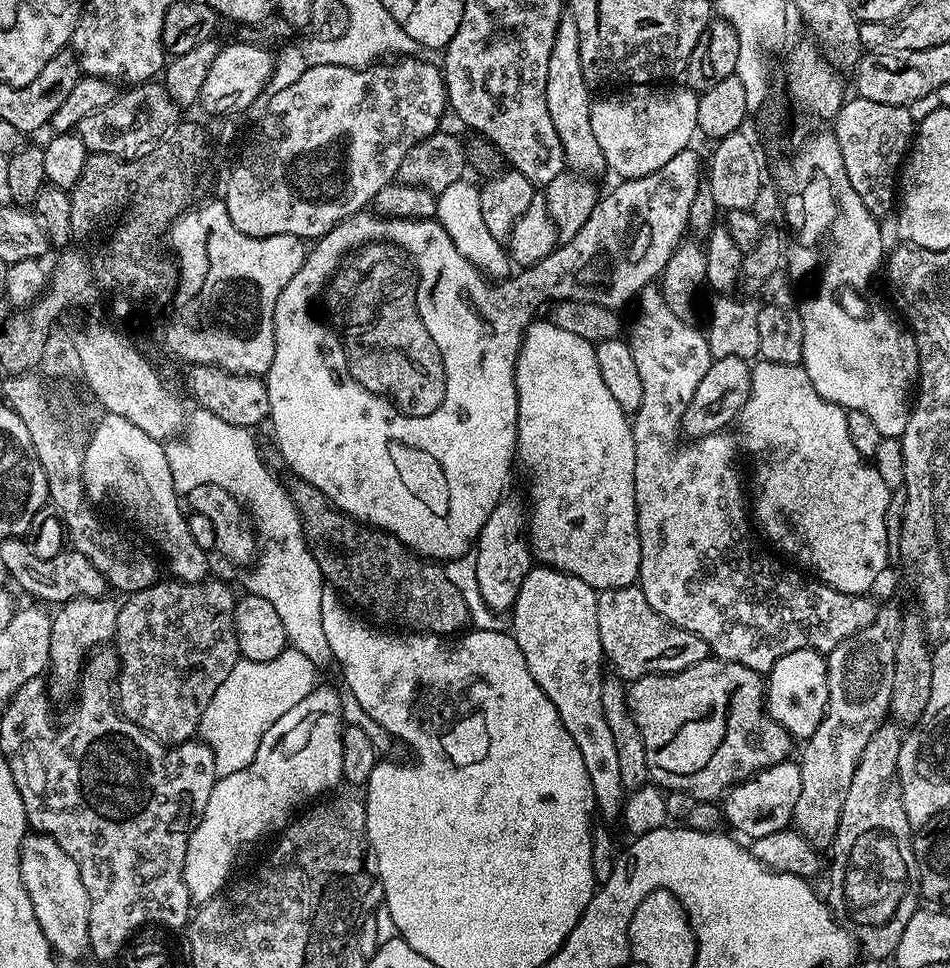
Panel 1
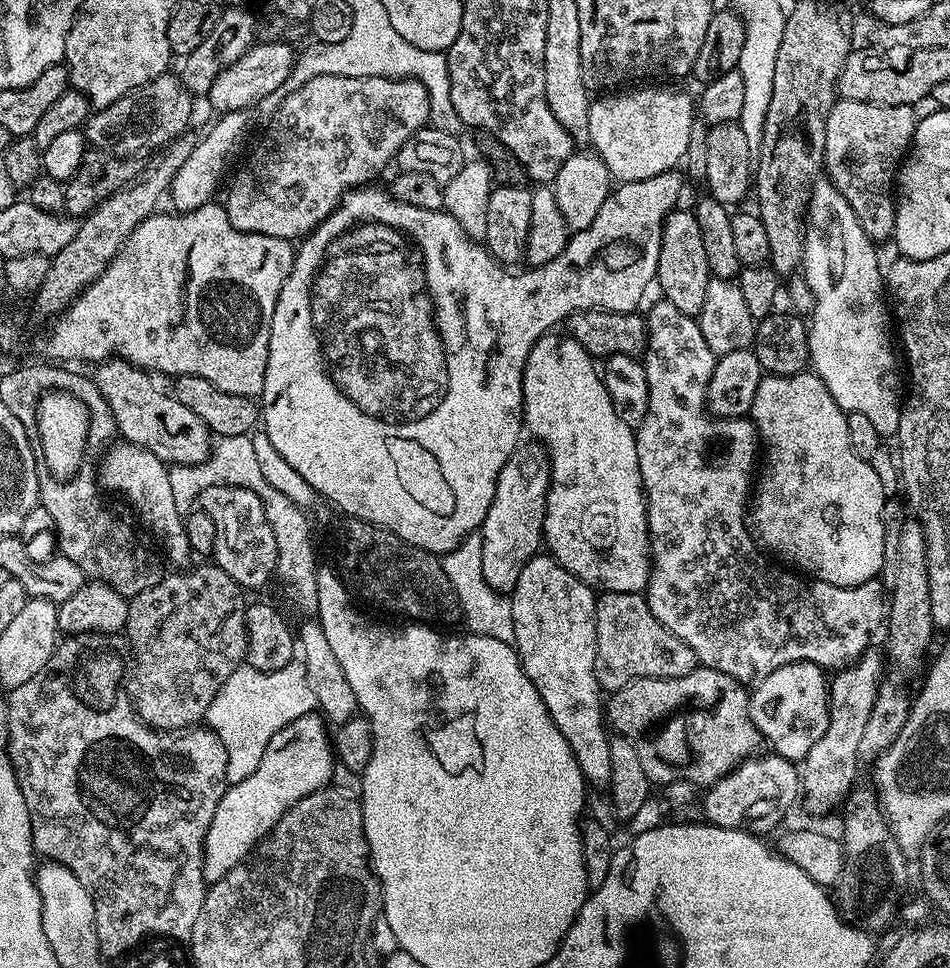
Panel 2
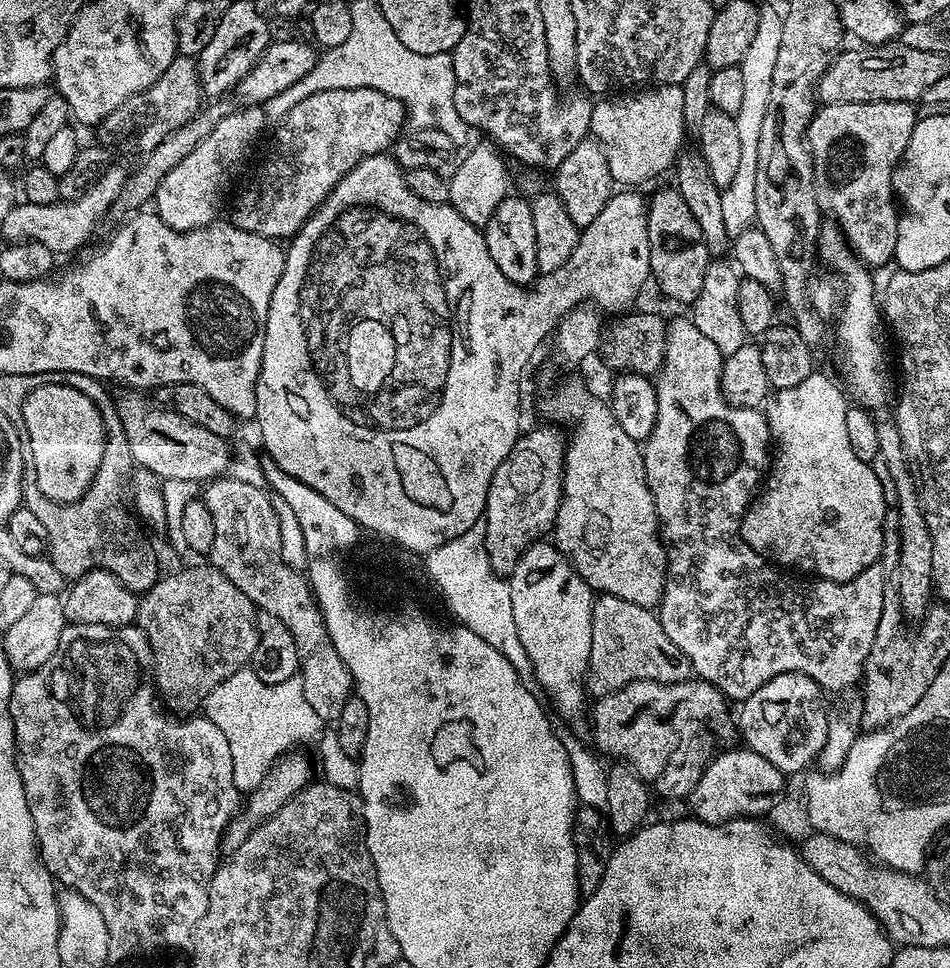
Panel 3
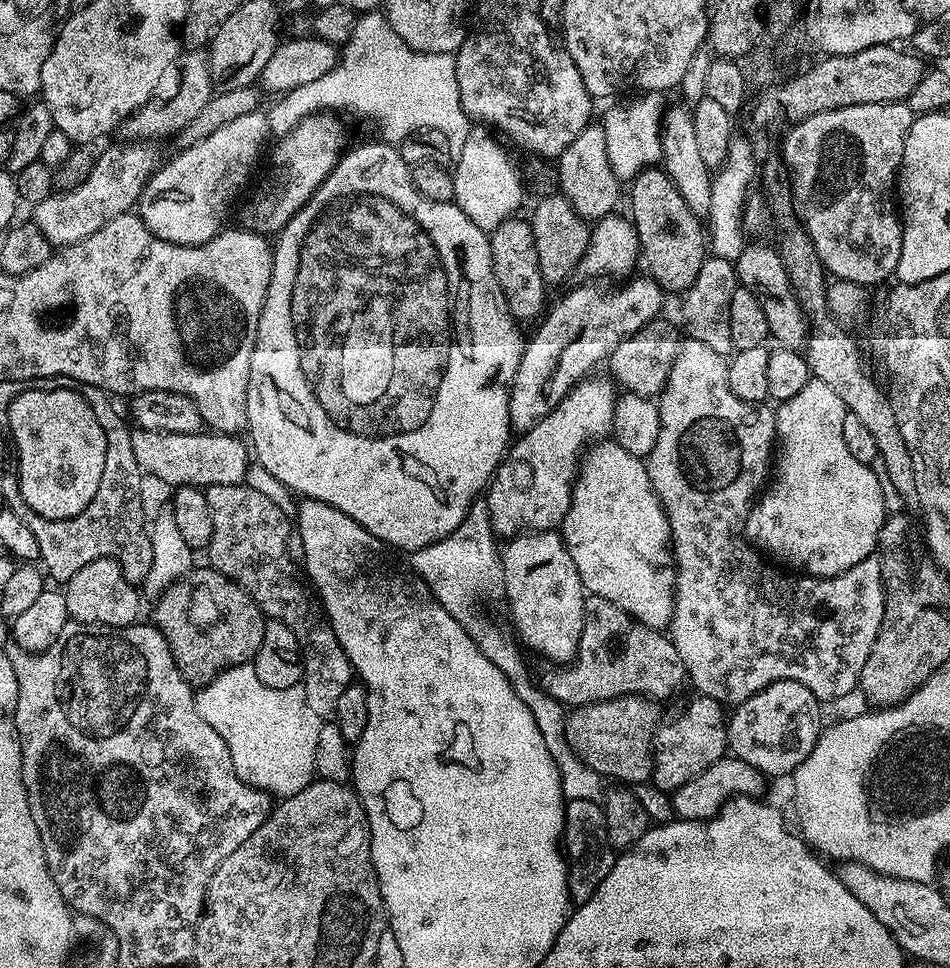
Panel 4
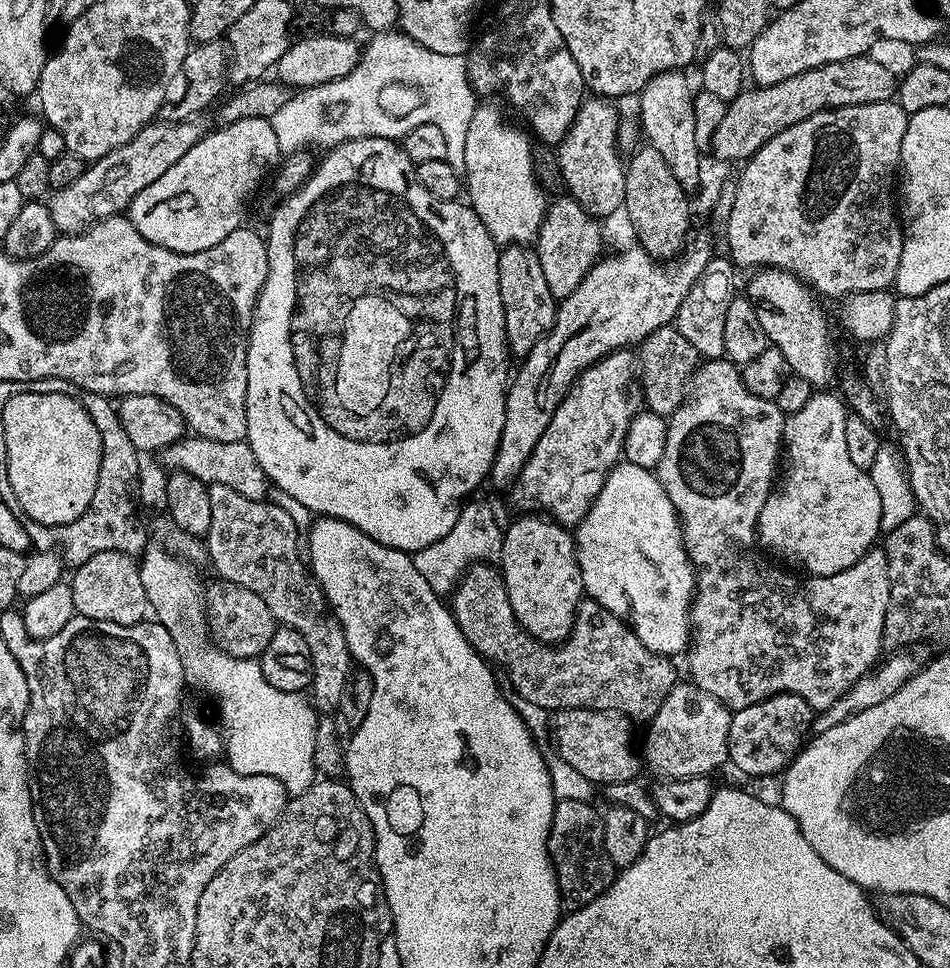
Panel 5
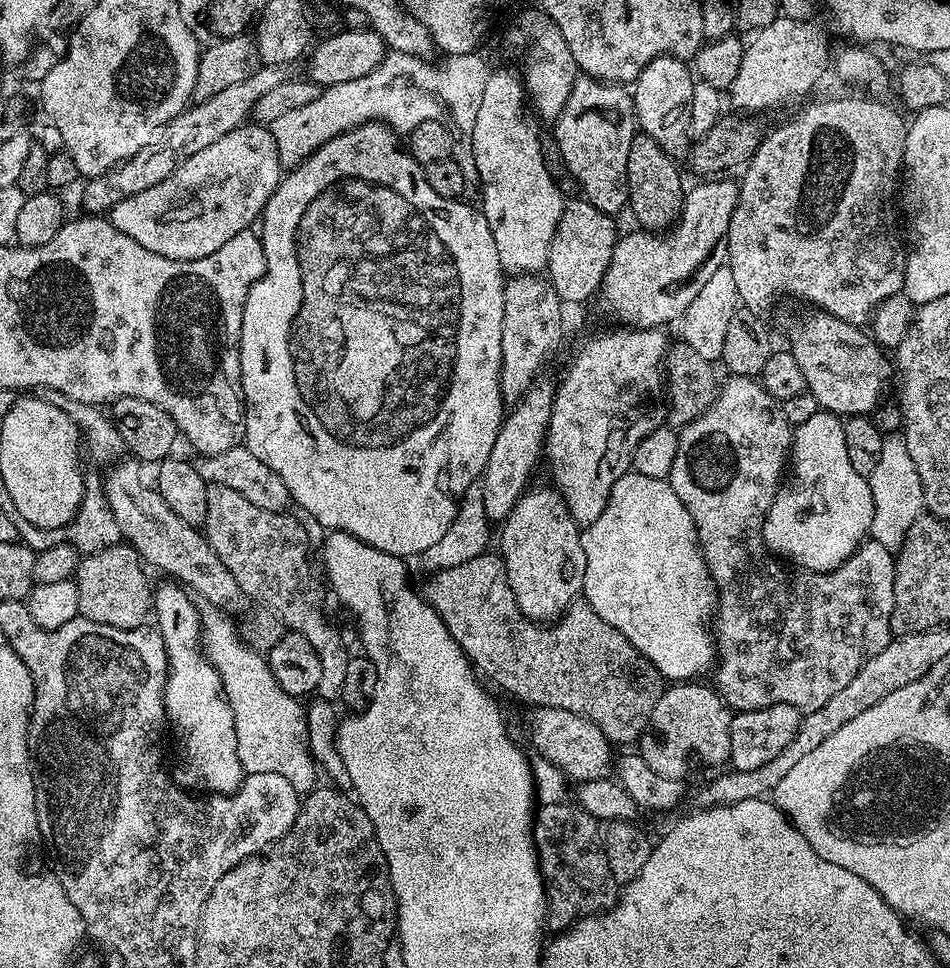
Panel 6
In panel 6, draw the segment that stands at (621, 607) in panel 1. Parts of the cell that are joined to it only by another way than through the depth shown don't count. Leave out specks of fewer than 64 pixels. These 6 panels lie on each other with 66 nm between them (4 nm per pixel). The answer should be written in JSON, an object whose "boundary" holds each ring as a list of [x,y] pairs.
{"boundary":[[[492,550],[478,554],[478,558],[470,558],[470,562],[433,572],[427,579],[428,604],[434,606],[438,618],[442,618],[454,642],[462,646],[477,673],[485,677],[488,675],[502,691],[509,692],[514,699],[521,700],[527,706],[557,708],[582,714],[582,718],[598,725],[613,745],[635,745],[639,741],[641,734],[648,728],[654,706],[658,706],[658,698],[665,690],[666,681],[627,638],[618,634],[614,626],[610,626],[610,622],[602,622],[602,618],[594,614],[587,600],[573,600],[564,615],[547,626],[528,620],[514,598],[514,590],[510,590],[503,556]]]}

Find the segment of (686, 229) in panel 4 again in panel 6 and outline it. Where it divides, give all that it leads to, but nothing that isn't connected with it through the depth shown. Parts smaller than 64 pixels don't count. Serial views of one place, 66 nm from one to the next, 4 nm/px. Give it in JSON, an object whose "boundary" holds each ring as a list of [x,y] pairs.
{"boundary":[[[638,134],[630,142],[630,158],[626,162],[628,175],[628,208],[641,229],[659,233],[672,227],[680,218],[686,184],[680,181],[677,161],[654,142],[654,138]]]}

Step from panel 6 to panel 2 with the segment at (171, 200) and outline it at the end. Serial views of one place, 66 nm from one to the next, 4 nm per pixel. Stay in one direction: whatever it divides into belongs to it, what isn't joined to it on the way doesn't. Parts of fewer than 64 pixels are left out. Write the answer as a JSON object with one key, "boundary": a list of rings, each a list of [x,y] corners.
{"boundary":[[[246,110],[232,111],[223,113],[217,120],[219,120],[204,137],[202,136],[196,143],[194,153],[186,158],[186,162],[182,162],[182,170],[178,170],[178,174],[174,174],[172,179],[172,186],[170,189],[170,197],[172,196],[172,204],[177,213],[190,212],[194,209],[200,208],[202,205],[209,203],[215,196],[214,192],[217,190],[220,182],[223,180],[230,164],[237,156],[248,132],[250,124],[250,115]]]}

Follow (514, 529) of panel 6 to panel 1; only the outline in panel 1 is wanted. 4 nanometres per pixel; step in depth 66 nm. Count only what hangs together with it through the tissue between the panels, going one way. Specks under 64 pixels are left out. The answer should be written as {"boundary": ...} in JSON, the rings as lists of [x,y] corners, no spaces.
{"boundary":[[[533,566],[526,578],[522,578],[522,590],[518,590],[518,598],[510,609],[510,635],[518,642],[518,650],[522,650],[522,658],[526,658],[530,674],[534,674],[534,682],[538,682],[538,686],[542,686],[542,694],[554,702],[554,710],[558,710],[558,718],[562,718],[566,734],[574,738],[574,746],[578,746],[578,754],[582,754],[582,762],[586,762],[599,817],[601,815],[605,823],[611,824],[623,813],[626,789],[620,777],[614,734],[610,734],[610,726],[606,726],[606,714],[602,710],[602,686],[606,673],[600,669],[605,659],[602,638],[598,638],[597,595],[597,589],[582,582],[582,578],[574,578],[557,568]]]}

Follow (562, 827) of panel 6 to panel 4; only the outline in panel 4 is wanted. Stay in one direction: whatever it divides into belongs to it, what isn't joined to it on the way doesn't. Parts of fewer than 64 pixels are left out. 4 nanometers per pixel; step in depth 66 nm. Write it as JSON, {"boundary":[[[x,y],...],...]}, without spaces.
{"boundary":[[[569,800],[564,806],[562,851],[568,866],[568,894],[577,905],[585,904],[610,874],[617,853],[607,840],[606,818],[603,807],[594,801]]]}

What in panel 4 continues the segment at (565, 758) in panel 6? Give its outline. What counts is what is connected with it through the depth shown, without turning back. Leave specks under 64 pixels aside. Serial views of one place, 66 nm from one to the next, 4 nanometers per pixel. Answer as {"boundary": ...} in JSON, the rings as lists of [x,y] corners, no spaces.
{"boundary":[[[619,696],[613,700],[603,700],[597,704],[576,706],[567,713],[568,741],[579,754],[586,766],[590,766],[604,778],[613,776],[614,781],[624,786],[645,783],[652,774],[652,741],[662,723],[661,705],[647,696]]]}

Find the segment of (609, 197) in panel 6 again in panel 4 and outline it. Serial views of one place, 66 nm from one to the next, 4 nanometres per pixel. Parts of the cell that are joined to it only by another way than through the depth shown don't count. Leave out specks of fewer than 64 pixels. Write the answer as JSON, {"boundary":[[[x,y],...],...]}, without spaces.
{"boundary":[[[603,123],[587,124],[582,134],[578,134],[578,138],[574,138],[574,142],[570,142],[570,146],[566,146],[564,153],[559,156],[558,167],[560,191],[584,220],[595,222],[617,211],[622,181],[614,174],[614,170],[610,170],[610,154],[606,150]]]}

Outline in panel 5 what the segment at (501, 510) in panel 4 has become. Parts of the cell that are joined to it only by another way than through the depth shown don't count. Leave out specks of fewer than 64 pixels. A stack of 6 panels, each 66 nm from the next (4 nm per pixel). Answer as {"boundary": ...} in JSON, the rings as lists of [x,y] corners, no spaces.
{"boundary":[[[631,351],[612,352],[589,366],[554,410],[546,434],[538,438],[534,454],[512,483],[512,504],[520,508],[516,510],[524,514],[541,512],[565,528],[575,529],[598,498],[612,467],[621,463],[628,427],[643,404],[638,360]]]}

